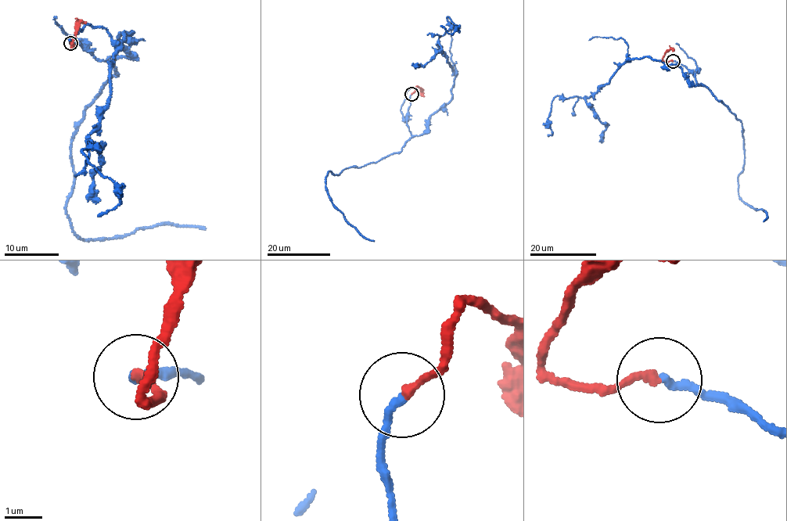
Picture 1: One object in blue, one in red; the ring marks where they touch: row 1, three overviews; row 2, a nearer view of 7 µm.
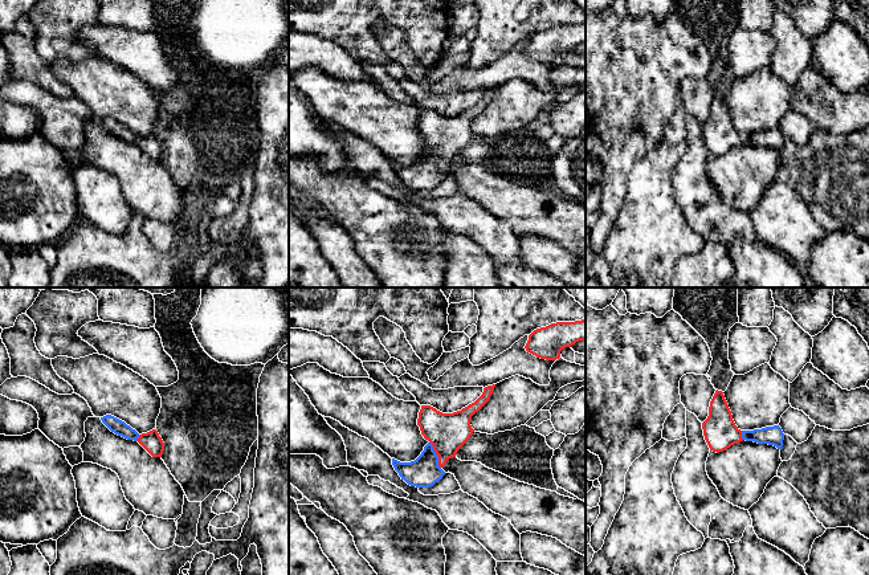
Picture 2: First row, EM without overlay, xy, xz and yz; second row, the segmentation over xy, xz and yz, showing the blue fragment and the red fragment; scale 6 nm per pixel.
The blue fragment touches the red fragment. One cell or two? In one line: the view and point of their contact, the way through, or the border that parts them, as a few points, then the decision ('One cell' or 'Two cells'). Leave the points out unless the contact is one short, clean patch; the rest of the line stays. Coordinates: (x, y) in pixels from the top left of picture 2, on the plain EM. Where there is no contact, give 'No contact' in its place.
Touches blue at xz (436, 158). Path across: xz (424, 175), (436, 158), (444, 146), (447, 135). One cell

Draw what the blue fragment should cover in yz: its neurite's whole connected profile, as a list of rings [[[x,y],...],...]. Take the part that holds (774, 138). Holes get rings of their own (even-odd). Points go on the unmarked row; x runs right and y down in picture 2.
[[[718,93],[710,105],[709,119],[702,126],[702,132],[710,154],[717,156],[743,143],[768,147],[782,152],[784,143],[784,136],[779,129],[754,134],[741,134],[733,123],[723,95]]]

